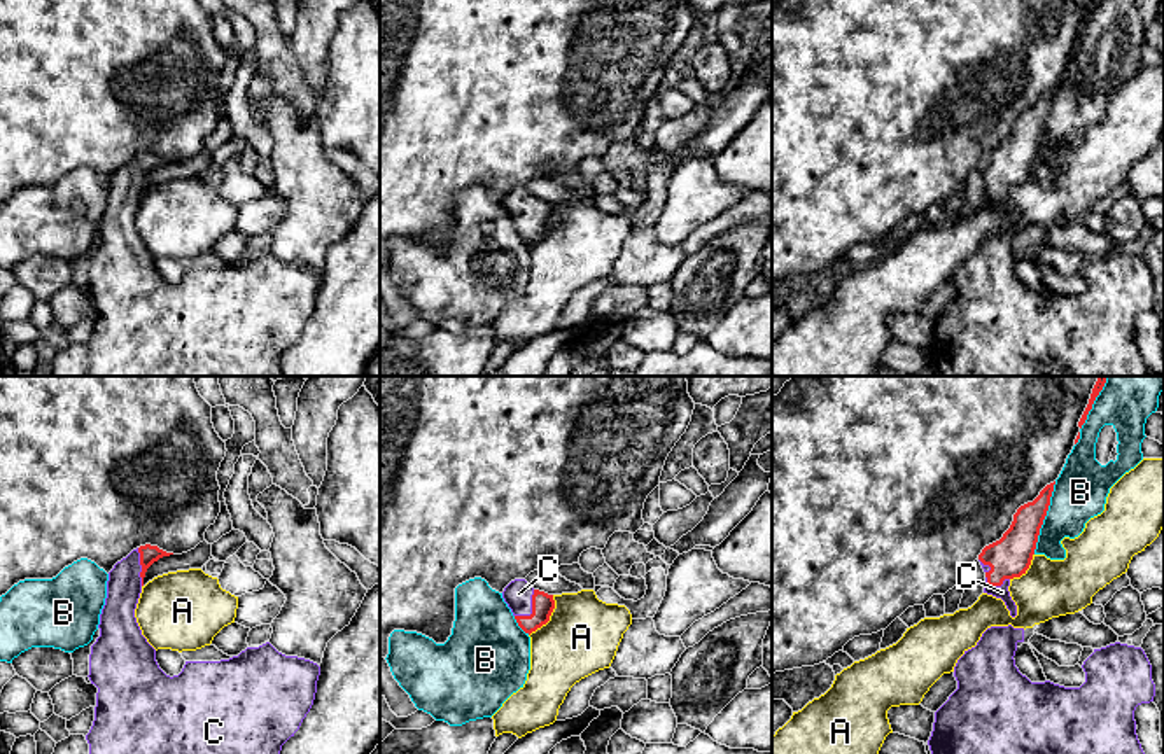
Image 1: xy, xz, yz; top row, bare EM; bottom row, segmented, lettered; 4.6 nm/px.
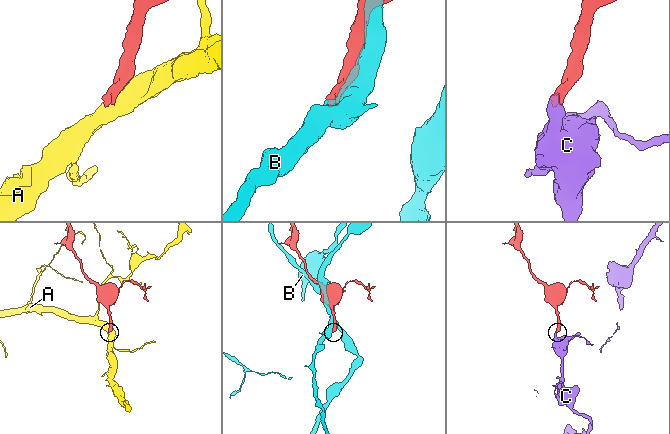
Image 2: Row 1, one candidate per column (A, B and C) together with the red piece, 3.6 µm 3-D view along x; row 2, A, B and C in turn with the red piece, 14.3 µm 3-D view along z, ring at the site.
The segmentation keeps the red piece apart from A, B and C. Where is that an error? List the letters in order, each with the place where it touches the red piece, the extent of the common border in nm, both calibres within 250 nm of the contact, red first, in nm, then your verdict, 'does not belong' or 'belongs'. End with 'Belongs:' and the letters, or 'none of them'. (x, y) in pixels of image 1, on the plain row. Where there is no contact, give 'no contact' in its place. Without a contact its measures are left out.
A: contact xz (548, 226); length 220 nm; calibres 110 and 340 nm; does not belong
B: contact yz (1044, 126); length 360 nm; calibres 190 and 240 nm; does not belong
C: contact xz (532, 217); length 160 nm; calibres 110 and 130 nm; belongs
Belongs: C

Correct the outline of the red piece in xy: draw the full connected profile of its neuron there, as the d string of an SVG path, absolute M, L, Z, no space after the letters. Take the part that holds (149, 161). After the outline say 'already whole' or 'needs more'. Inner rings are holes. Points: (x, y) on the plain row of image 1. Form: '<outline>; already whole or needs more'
M145 152L109 180L100 245L89 262L88 285L98 301L95 329L86 343L89 352L86 376L282 376L282 353L294 345L313 313L320 275L305 266L285 264L266 250L247 255L229 268L186 269L179 283L166 283L156 269L156 257L142 243L135 217L147 177L170 163L173 161Z; needs more

